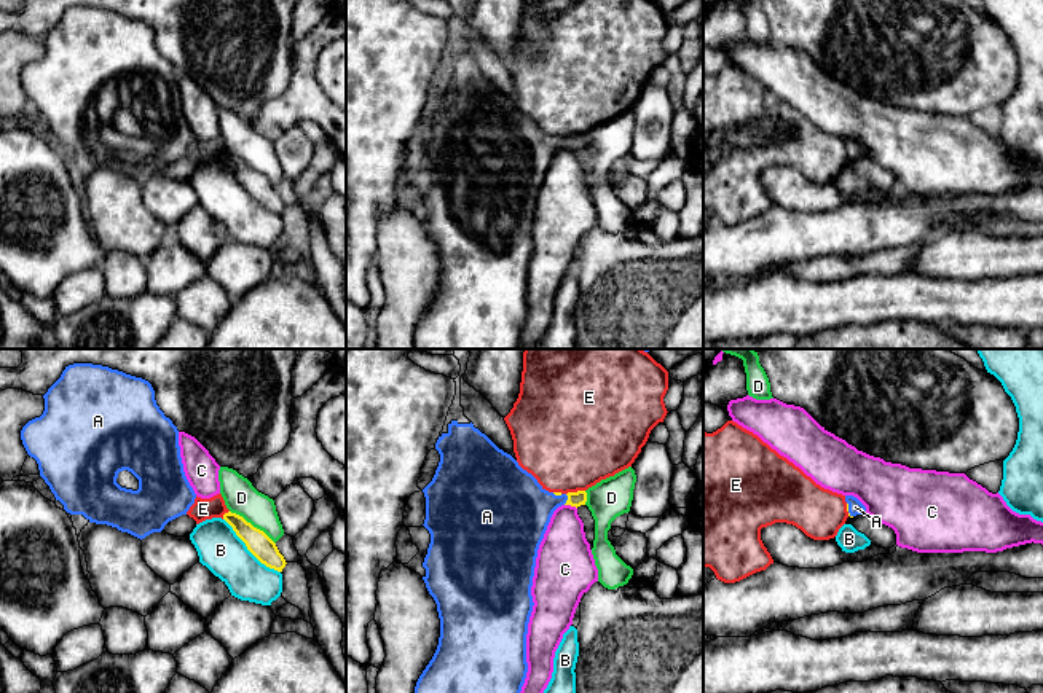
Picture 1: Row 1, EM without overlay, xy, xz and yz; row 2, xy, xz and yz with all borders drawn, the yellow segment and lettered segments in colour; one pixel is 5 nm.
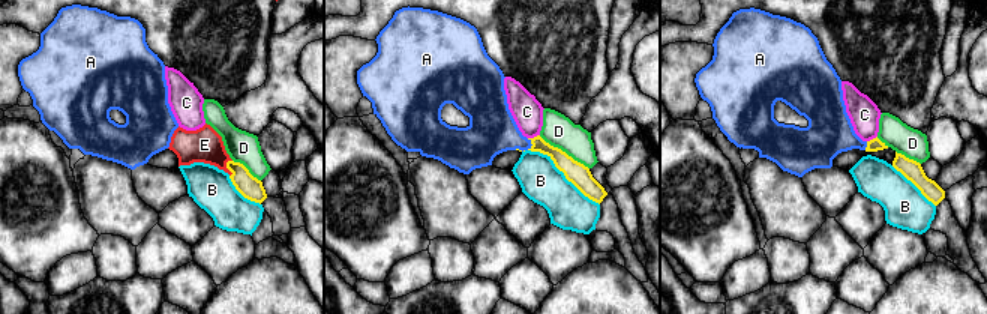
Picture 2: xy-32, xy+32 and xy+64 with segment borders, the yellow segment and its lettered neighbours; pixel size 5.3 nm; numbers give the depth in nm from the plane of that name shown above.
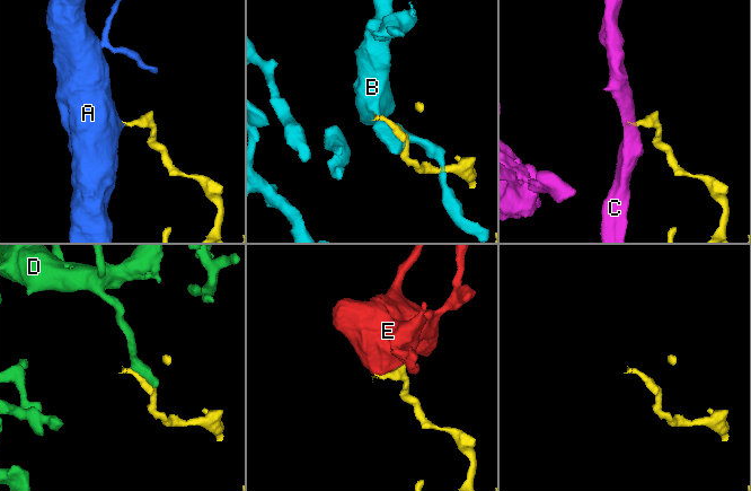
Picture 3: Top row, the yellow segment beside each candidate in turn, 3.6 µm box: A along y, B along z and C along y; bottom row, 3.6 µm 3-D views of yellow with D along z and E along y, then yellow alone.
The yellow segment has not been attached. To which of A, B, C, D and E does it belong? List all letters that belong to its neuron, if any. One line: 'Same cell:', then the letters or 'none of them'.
Same cell: A

